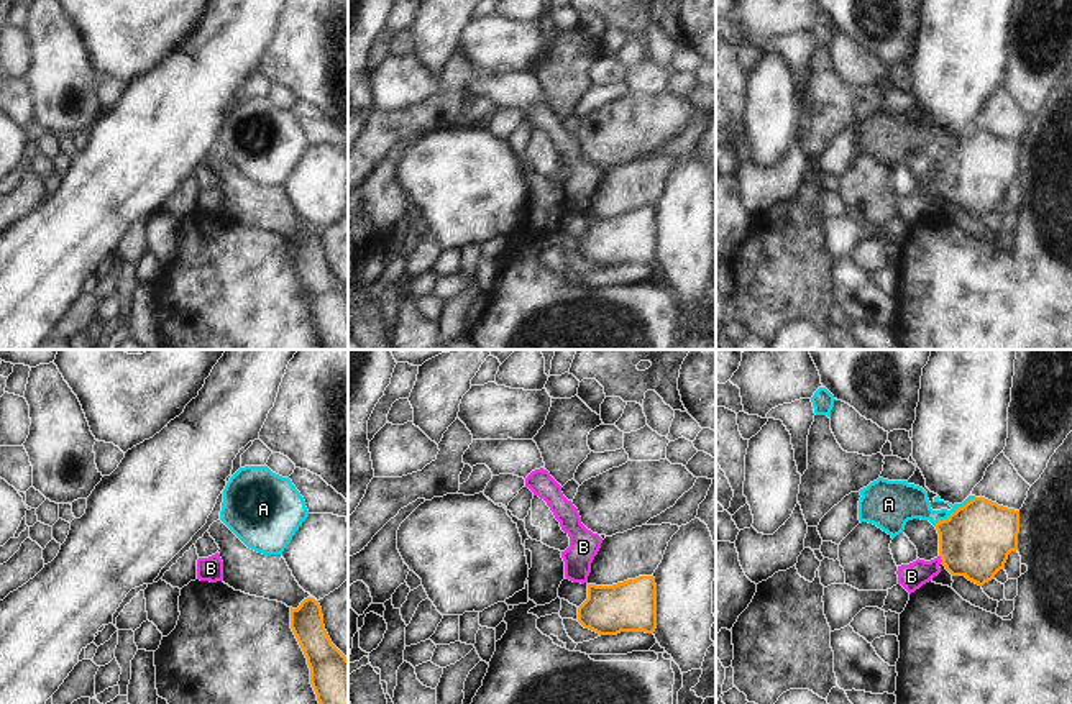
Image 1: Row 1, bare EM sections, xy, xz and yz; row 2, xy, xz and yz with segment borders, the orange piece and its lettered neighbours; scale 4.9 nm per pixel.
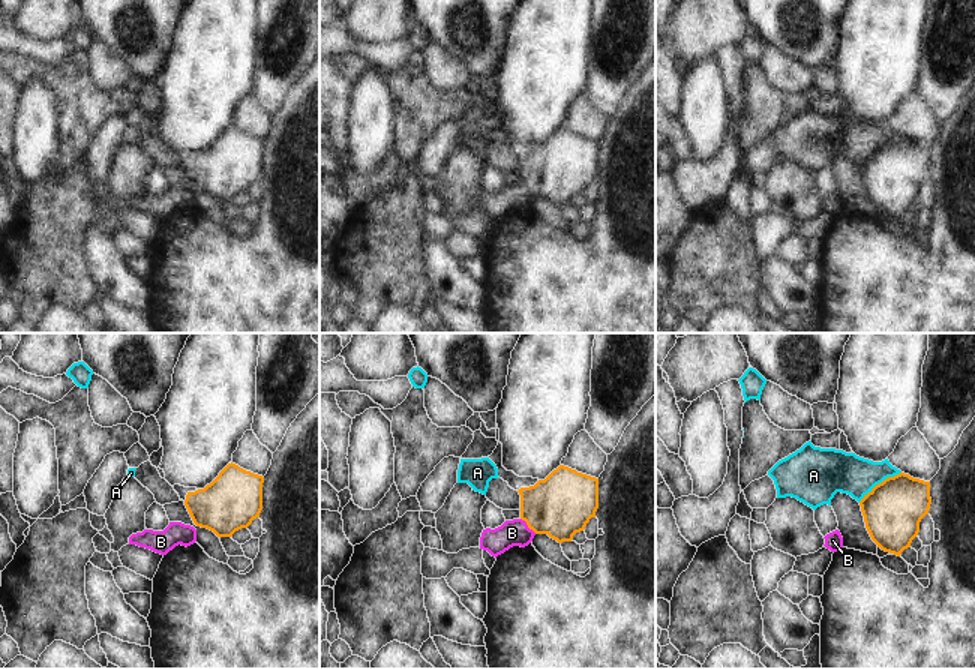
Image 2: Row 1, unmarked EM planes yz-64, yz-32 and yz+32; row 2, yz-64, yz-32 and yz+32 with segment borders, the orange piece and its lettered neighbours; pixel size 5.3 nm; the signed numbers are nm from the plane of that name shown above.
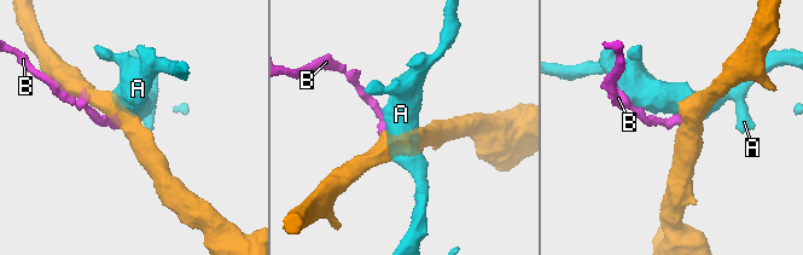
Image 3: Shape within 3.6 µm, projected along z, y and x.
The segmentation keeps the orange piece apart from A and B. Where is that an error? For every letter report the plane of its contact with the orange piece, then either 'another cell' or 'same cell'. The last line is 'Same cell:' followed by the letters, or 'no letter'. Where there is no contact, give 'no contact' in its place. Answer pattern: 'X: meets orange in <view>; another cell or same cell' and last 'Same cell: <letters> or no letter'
A: meets orange in yz; another cell
B: meets orange in yz; same cell
Same cell: B

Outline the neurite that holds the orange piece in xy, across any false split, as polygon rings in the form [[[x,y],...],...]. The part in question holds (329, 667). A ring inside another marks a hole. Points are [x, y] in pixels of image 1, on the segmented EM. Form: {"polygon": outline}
{"polygon": [[[307,597],[297,609],[291,607],[291,629],[307,658],[318,704],[348,704],[348,658],[332,643],[318,601]]]}

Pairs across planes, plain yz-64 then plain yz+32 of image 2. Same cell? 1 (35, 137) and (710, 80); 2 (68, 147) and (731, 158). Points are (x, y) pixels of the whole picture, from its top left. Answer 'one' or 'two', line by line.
1: one
2: two

